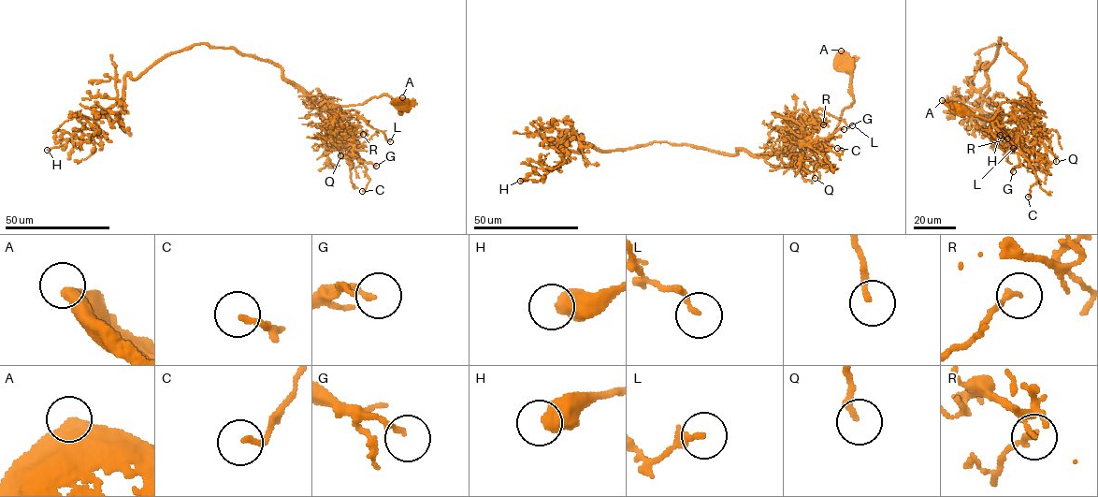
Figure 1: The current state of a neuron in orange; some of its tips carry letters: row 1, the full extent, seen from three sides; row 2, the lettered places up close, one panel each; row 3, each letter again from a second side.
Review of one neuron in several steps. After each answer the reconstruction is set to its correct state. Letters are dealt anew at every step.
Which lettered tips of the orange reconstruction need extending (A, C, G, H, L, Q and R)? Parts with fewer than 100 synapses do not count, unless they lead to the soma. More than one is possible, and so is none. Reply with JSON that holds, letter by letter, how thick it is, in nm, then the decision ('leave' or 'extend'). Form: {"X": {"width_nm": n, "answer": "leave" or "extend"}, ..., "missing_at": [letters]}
{"A": {"width_nm": 650, "answer": "leave"}, "C": {"width_nm": 160, "answer": "leave"}, "G": {"width_nm": 160, "answer": "leave"}, "H": {"width_nm": 650, "answer": "leave"}, "L": {"width_nm": 160, "answer": "leave"}, "Q": {"width_nm": 190, "answer": "leave"}, "R": {"width_nm": 200, "answer": "leave"}, "missing_at": []}

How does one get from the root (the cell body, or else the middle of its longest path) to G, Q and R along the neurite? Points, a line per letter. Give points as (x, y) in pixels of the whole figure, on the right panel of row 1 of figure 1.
G: (960, 110), (991, 119), (1002, 103), (1018, 100), (1045, 112), (1031, 102), (1018, 138), (1018, 165), (1013, 171)
Q: (960, 110), (991, 119), (1002, 103), (1018, 100), (1045, 113), (1032, 102), (1030, 124), (1049, 142), (1056, 161)
R: (960, 110), (991, 119), (1002, 103), (1018, 100), (1045, 112), (1031, 102), (1019, 130), (1005, 142), (1007, 138)

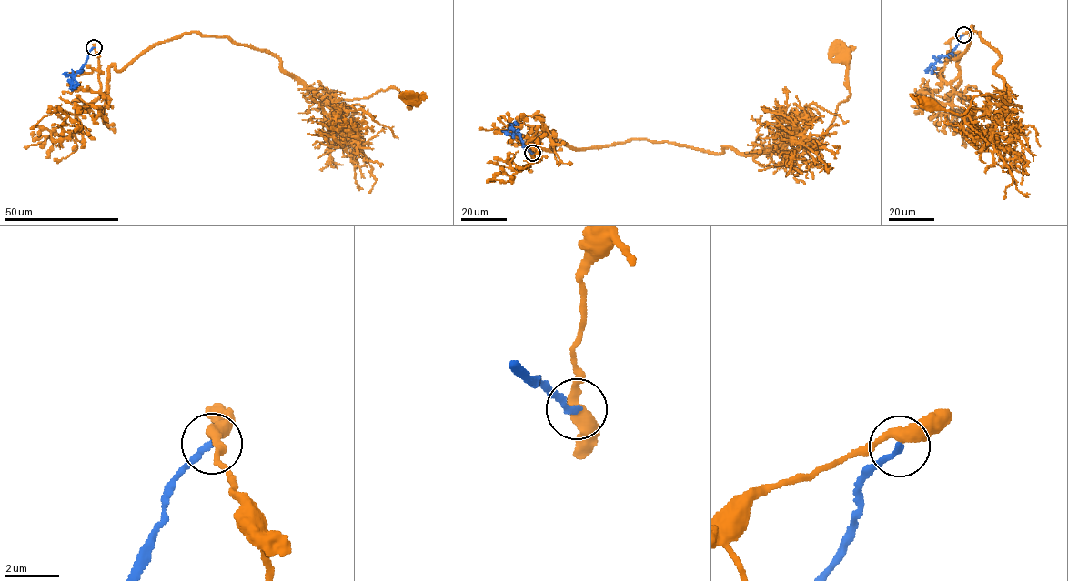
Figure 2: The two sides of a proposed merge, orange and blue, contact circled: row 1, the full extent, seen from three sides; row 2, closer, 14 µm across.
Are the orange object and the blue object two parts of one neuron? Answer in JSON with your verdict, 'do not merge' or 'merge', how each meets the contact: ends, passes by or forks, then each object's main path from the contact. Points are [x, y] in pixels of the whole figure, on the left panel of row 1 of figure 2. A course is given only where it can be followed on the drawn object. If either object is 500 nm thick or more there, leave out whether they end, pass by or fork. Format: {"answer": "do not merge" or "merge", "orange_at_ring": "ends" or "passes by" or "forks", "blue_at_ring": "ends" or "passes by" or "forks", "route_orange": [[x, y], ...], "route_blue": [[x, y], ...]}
{"answer": "do not merge", "orange_at_ring": "passes by", "blue_at_ring": "ends", "route_orange": [[94, 47], [105, 95], [111, 65], [122, 71], [196, 32], [269, 51], [308, 101], [390, 88], [413, 100]], "route_blue": [[94, 47], [72, 80], [75, 87], [79, 84]]}

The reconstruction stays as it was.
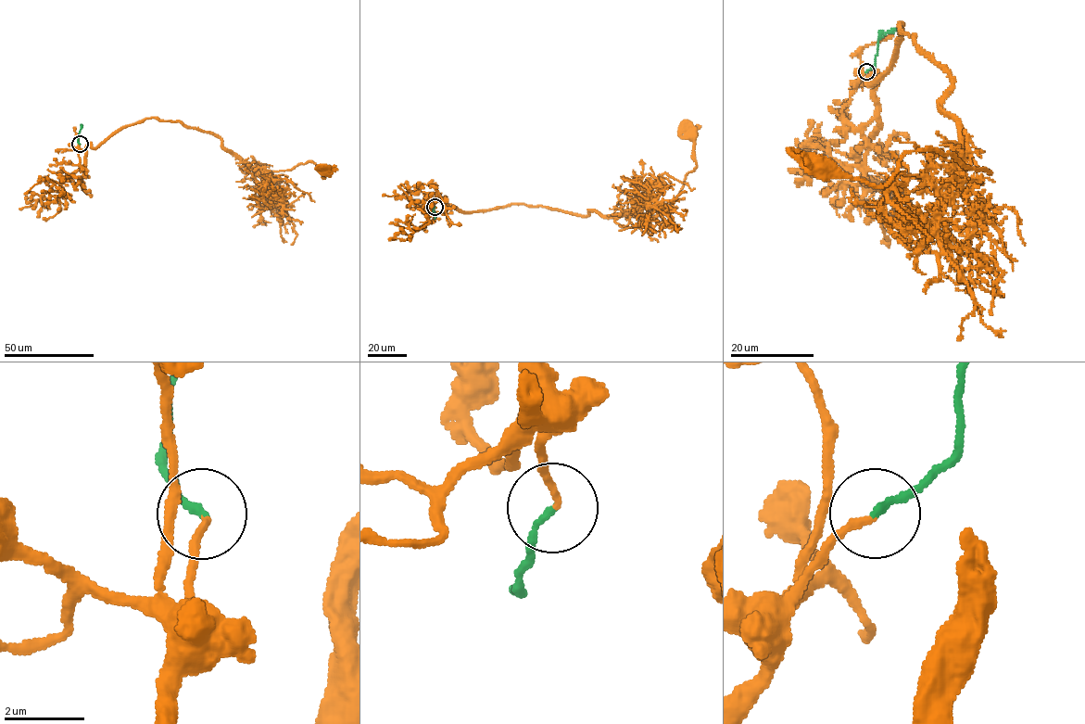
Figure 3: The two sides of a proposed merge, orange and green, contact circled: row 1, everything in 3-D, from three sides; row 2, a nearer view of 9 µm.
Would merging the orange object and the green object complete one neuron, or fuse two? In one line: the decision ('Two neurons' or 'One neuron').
One neuron

